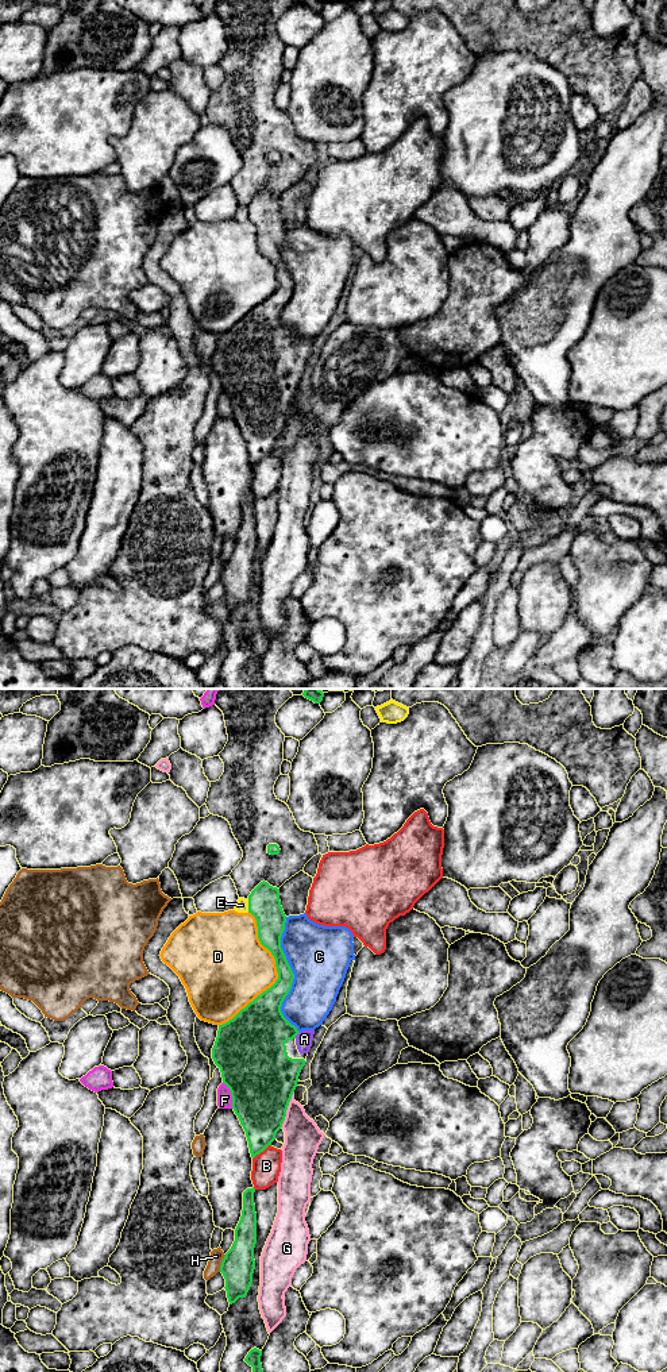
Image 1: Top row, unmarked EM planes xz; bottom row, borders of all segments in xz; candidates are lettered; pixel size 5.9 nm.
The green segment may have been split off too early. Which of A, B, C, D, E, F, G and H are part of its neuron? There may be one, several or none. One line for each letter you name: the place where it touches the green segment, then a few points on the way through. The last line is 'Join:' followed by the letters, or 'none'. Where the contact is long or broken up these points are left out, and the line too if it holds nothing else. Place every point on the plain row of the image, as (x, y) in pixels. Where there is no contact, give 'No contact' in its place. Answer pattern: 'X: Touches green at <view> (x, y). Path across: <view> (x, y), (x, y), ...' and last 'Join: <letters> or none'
A: Touches green at xz (297, 342). Path across: xz (255, 346), (265, 342), (297, 342), (304, 347)
Join: A

